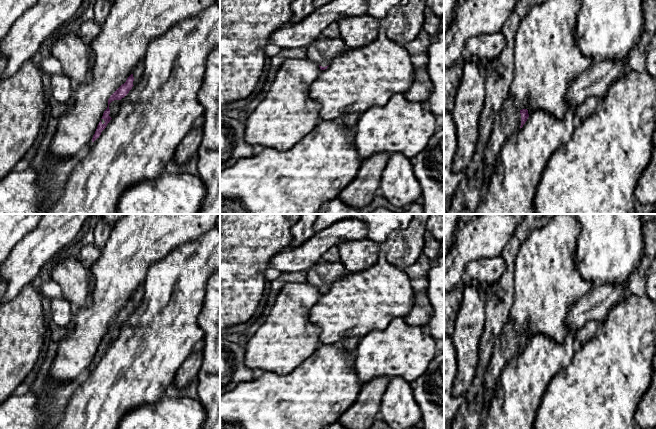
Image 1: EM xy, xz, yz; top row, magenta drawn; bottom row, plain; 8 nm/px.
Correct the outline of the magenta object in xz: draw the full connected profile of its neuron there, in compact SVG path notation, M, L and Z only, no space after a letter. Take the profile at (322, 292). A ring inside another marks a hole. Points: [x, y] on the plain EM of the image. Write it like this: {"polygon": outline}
{"polygon": "M320 261L307 273L306 283L315 286L321 294L327 293L331 284L347 274L344 265L339 262Z"}

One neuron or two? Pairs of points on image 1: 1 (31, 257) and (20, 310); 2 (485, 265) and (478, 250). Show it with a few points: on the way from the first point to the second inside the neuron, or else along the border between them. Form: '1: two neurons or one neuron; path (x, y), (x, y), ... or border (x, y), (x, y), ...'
1: two neurons; border (36, 280), (28, 283), (10, 300)
2: two neurons; border (500, 255), (472, 260), (465, 267), (464, 273)

